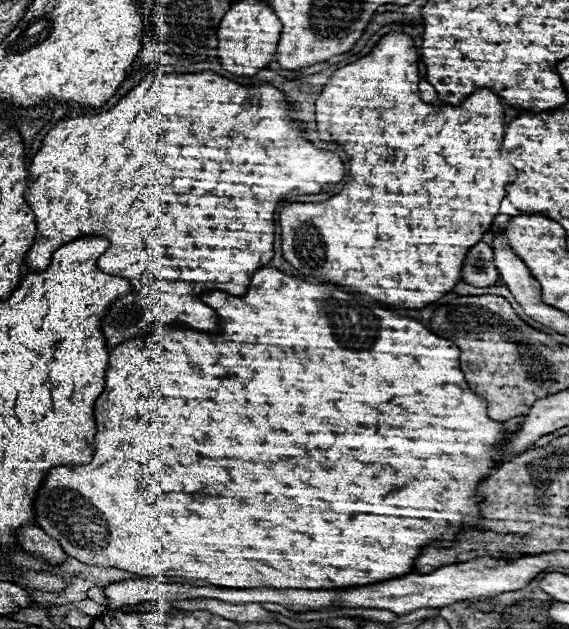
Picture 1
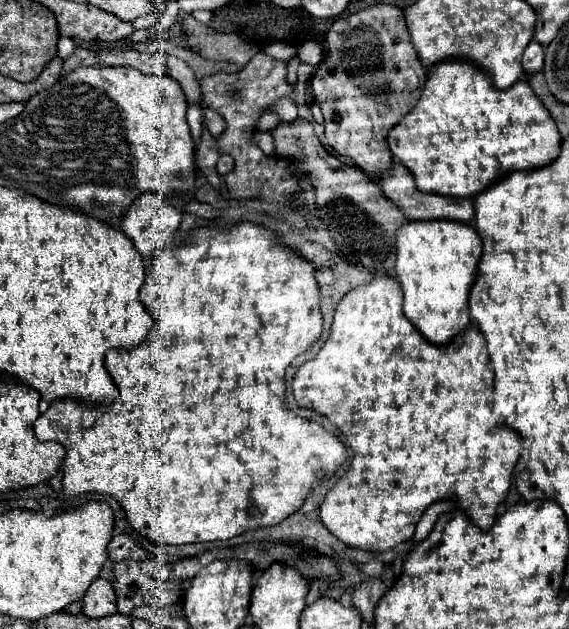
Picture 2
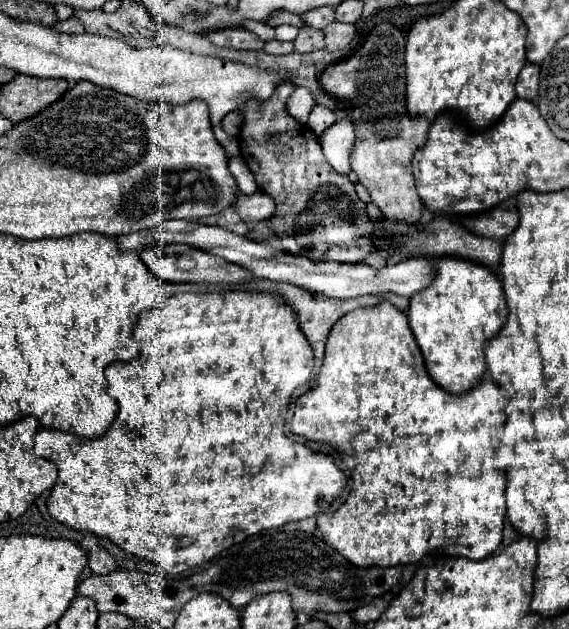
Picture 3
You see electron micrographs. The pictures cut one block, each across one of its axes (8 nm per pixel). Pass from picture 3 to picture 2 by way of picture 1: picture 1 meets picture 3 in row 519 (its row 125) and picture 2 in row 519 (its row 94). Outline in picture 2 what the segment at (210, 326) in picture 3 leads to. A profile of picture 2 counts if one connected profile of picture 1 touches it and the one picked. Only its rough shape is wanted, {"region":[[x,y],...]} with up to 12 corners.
{"region":[[256,224],[156,252],[118,400],[56,400],[62,498],[160,546],[300,510],[344,444],[284,404],[322,334]]}

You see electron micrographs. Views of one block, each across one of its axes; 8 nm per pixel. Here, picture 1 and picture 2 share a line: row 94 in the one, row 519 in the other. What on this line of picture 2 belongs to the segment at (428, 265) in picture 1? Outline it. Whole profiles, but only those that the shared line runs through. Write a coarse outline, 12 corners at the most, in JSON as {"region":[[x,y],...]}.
{"region":[[382,276],[296,370],[350,470],[320,506],[390,550],[430,504],[496,520],[522,442],[482,334],[430,344]]}

